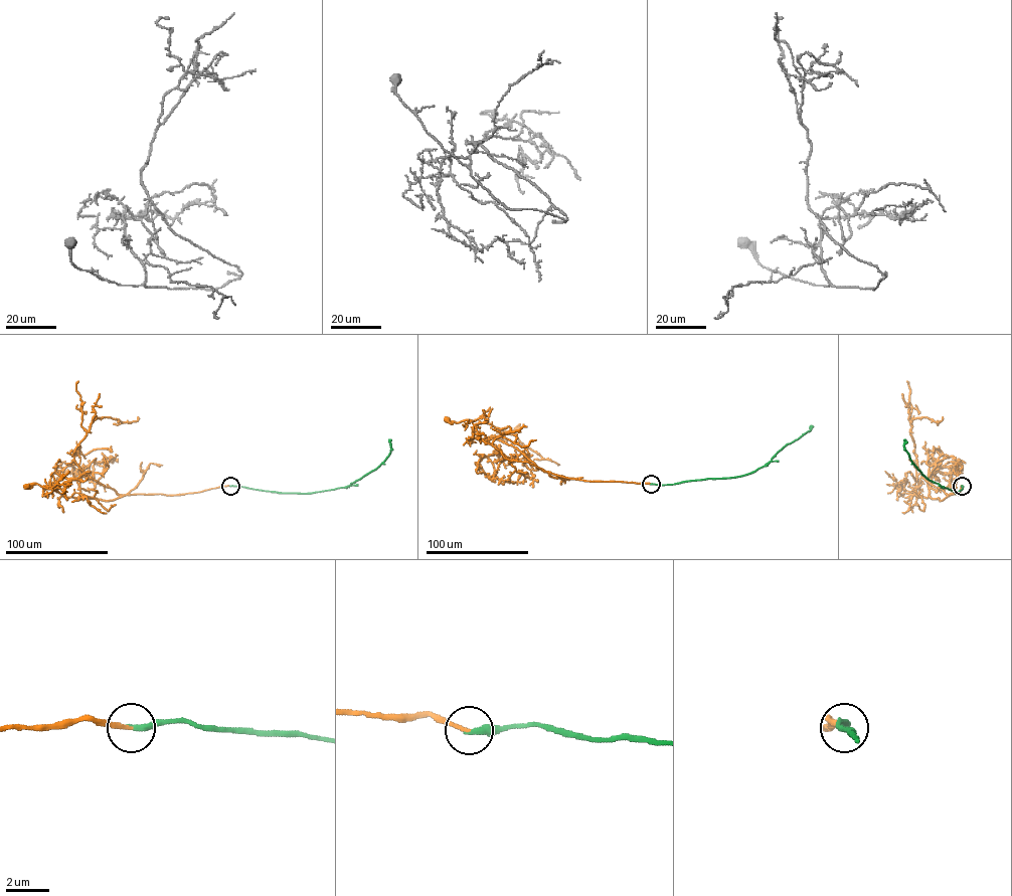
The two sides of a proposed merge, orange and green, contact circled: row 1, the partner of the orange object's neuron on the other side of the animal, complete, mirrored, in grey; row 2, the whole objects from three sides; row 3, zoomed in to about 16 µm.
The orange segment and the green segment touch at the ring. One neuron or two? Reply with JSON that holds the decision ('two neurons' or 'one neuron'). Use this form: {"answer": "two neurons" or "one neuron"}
{"answer": "one neuron"}

